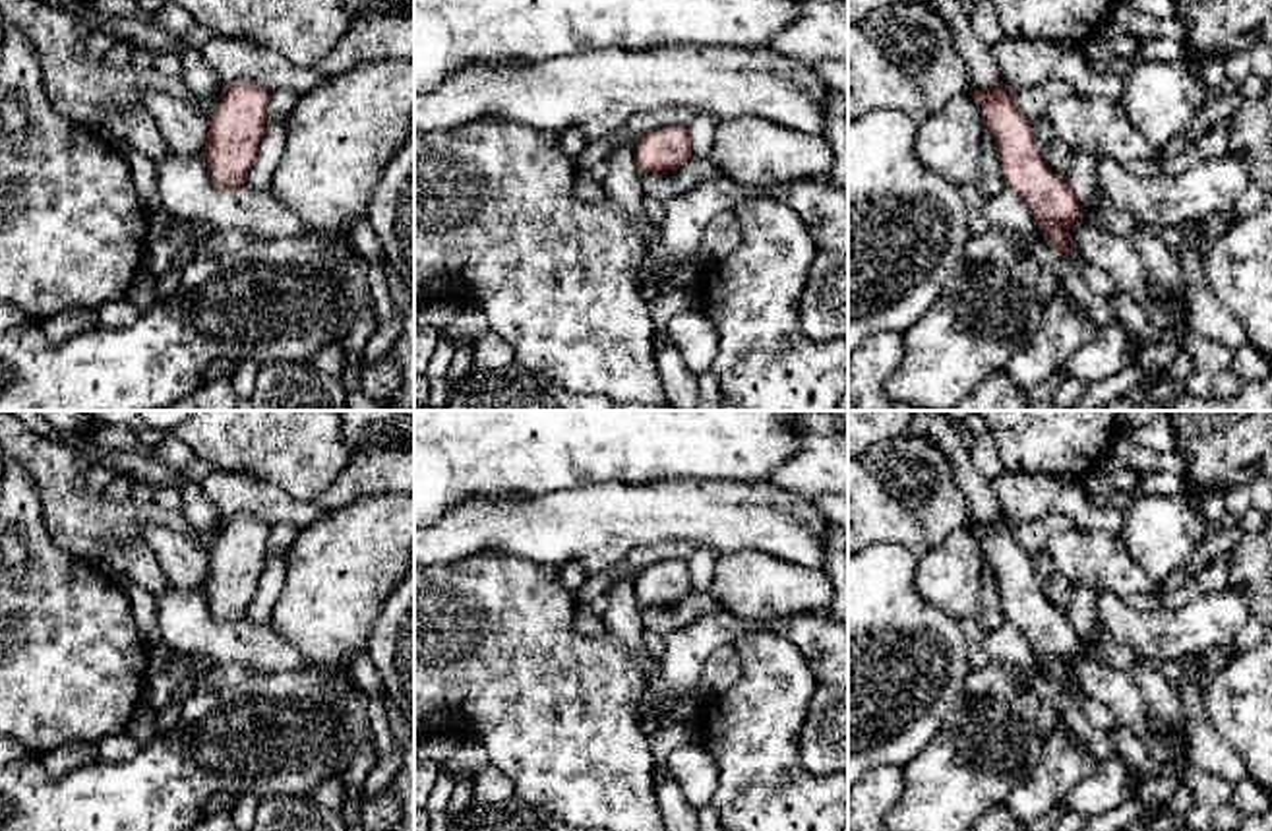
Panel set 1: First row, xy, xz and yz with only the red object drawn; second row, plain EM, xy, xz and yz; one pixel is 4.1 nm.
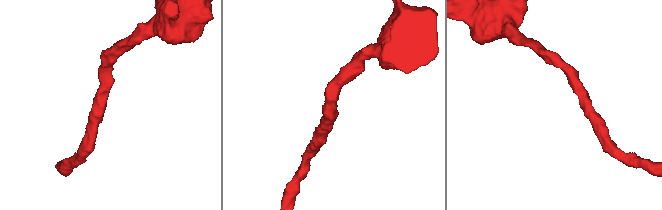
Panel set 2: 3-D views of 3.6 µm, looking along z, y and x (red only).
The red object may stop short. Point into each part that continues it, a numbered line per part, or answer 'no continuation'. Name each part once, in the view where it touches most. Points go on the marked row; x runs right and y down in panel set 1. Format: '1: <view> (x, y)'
no continuation

